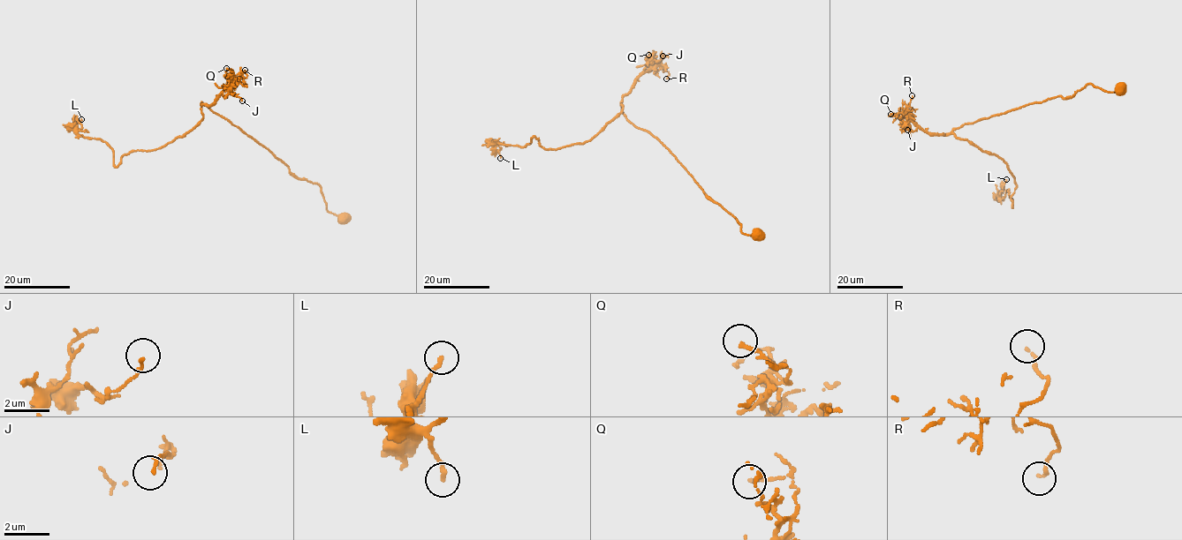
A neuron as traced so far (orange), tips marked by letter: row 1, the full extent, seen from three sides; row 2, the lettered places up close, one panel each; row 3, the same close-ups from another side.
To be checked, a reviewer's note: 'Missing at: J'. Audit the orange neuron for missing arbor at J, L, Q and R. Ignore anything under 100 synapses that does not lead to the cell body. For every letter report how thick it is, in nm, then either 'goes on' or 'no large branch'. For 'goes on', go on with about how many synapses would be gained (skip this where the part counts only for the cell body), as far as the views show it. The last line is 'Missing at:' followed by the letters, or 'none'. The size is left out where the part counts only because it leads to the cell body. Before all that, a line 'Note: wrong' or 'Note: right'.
Note: wrong
J: 130 nm | no large branch
L: 170 nm | no large branch
Q: 170 nm | no large branch
R: 100 nm | no large branch
Missing at: none

